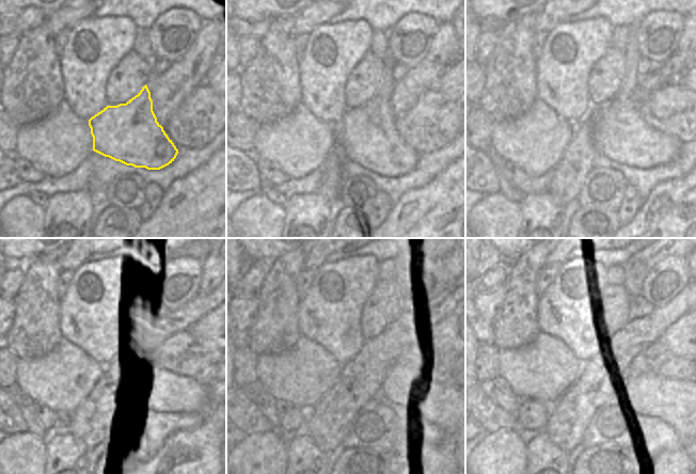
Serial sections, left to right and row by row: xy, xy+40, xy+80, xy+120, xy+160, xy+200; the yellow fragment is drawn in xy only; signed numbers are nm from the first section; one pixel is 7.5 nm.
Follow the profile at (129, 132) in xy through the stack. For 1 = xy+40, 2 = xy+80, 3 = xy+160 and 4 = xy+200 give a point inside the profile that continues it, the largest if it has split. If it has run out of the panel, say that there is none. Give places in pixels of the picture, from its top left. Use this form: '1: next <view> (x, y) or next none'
1: next xy+40 (368, 135)
2: next xy+80 (619, 133)
3: next xy+160 (443, 404)
4: next xy+200 (682, 404)

